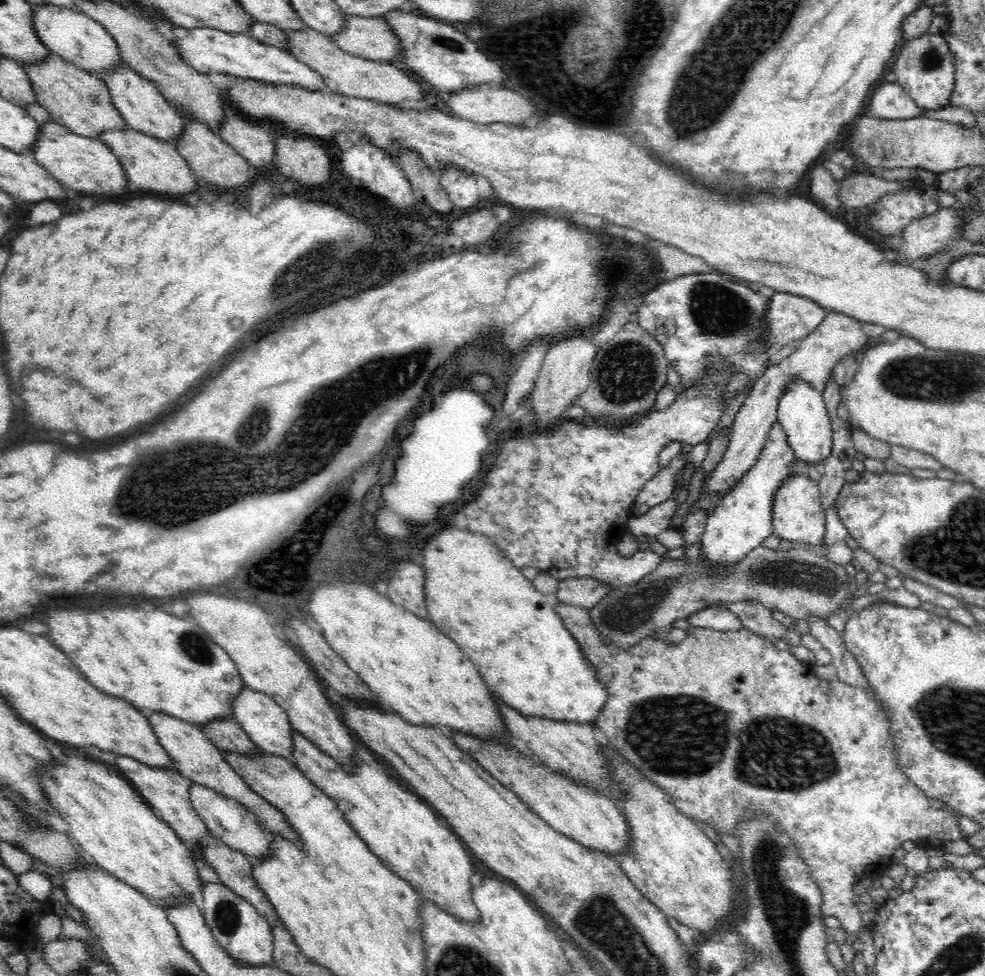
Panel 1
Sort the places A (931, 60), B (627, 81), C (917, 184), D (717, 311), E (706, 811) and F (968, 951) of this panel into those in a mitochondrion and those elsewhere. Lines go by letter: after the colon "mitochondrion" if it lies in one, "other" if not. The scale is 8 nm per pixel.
A: mitochondrion
B: other
C: other
D: mitochondrion
E: other
F: mitochondrion

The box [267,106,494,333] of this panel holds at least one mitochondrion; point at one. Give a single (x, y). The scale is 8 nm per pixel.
(322, 254)

